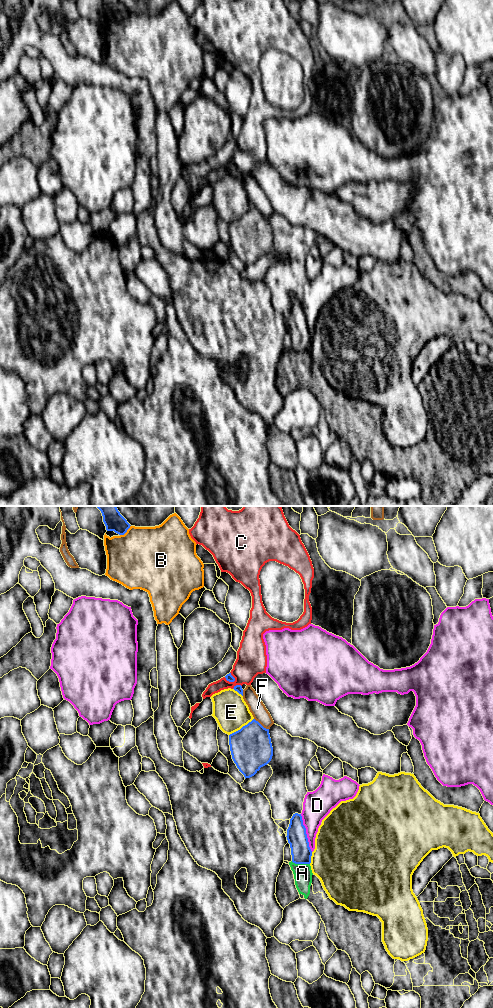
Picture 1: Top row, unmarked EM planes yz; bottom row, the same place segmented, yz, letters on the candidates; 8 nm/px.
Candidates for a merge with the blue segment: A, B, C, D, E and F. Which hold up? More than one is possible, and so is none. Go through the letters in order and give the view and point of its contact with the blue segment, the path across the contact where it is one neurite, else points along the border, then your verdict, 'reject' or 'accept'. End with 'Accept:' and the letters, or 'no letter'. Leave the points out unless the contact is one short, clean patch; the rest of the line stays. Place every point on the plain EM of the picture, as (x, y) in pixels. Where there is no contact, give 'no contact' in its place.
A: yz (300, 351) | along yz (291, 349), (309, 352) | reject
B: yz (126, 19) | reject
C: yz (230, 169) | along yz (224, 165), (229, 169), (235, 168) | reject
D: yz (305, 321) | reject
E: yz (242, 215) | reject
F: yz (260, 212) | reject
Accept: no letter

